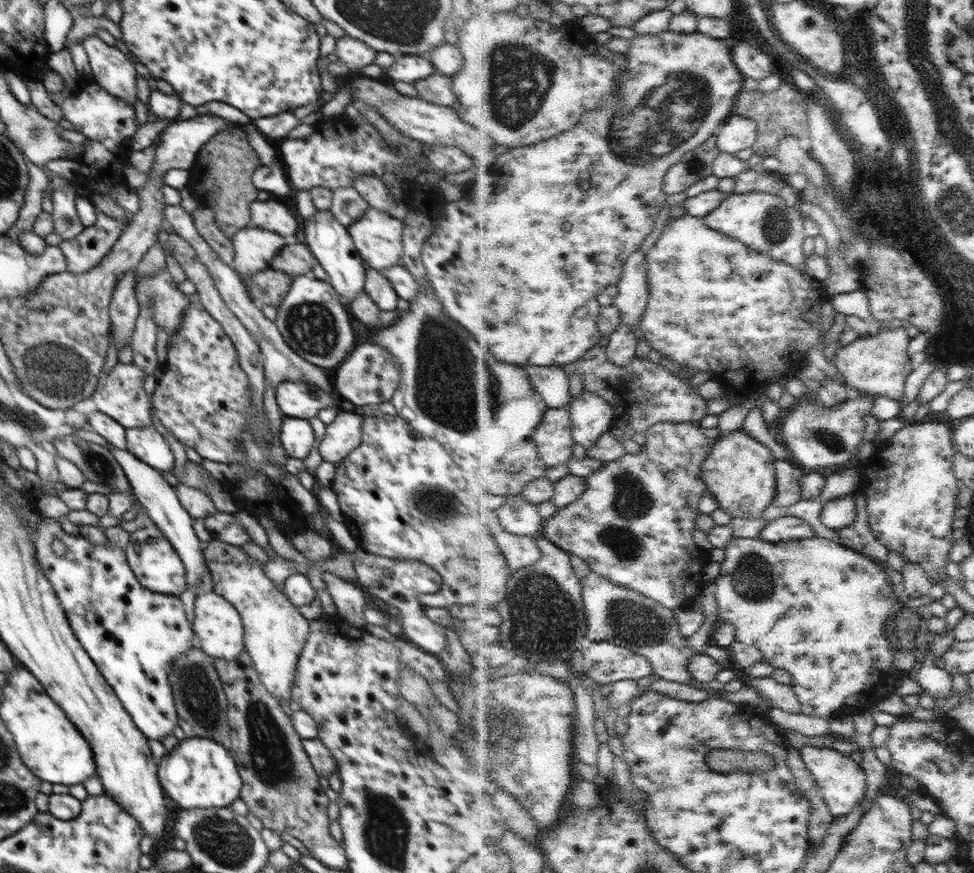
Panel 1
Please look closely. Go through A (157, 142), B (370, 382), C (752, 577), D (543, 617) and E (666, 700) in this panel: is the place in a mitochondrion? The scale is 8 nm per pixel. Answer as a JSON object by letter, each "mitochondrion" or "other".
{"A":"other","B":"other","C":"mitochondrion","D":"mitochondrion","E":"other"}

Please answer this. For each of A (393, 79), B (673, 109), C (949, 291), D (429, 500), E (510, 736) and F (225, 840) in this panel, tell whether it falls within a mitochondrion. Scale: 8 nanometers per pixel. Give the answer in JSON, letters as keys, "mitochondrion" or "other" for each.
{"A":"other","B":"mitochondrion","C":"other","D":"mitochondrion","E":"mitochondrion","F":"mitochondrion"}

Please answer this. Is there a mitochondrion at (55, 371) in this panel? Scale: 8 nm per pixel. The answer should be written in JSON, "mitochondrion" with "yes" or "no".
{"mitochondrion":"yes"}

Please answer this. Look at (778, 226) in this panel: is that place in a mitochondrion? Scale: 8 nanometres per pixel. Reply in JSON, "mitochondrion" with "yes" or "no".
{"mitochondrion":"yes"}

